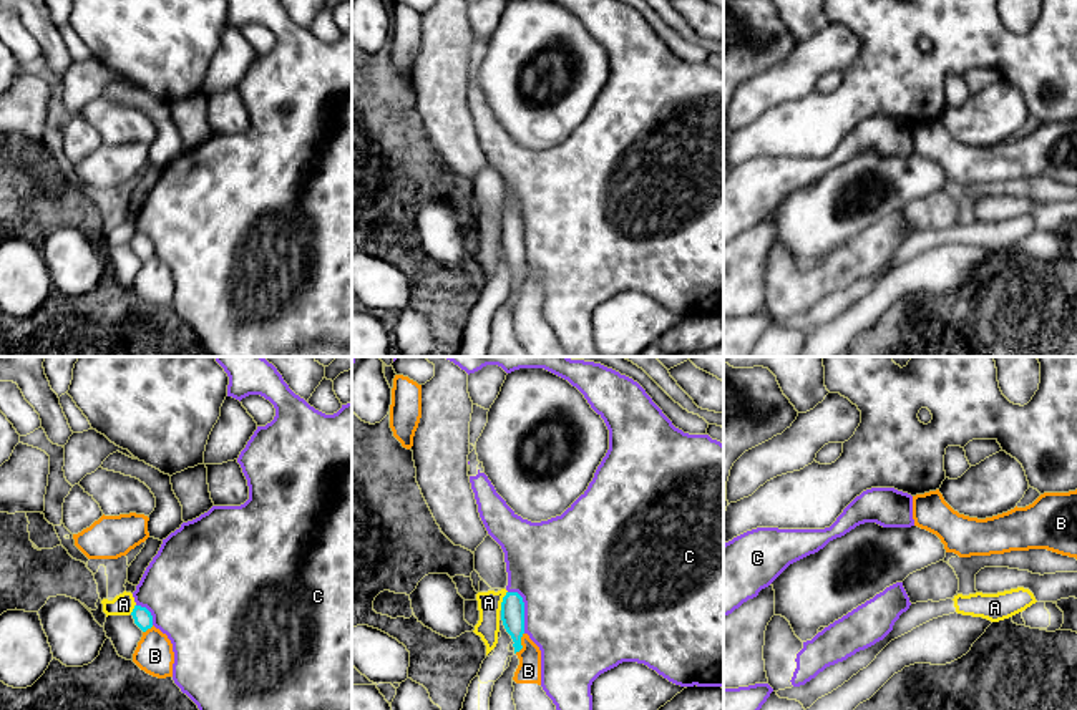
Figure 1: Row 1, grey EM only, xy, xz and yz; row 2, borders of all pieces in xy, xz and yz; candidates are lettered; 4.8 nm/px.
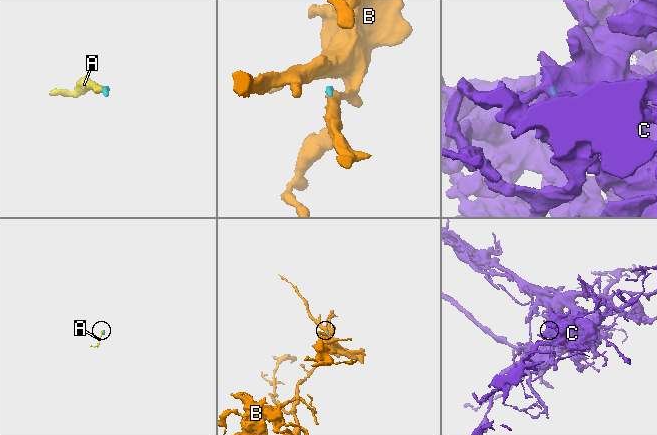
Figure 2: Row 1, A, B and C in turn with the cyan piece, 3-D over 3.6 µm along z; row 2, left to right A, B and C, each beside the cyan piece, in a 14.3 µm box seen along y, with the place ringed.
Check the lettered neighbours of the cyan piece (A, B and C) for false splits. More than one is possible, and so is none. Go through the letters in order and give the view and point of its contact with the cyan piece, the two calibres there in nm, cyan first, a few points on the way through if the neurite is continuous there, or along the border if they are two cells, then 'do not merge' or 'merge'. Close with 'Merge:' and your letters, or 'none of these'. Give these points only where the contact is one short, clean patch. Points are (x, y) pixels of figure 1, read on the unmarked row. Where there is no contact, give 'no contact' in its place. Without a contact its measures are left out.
A: meets cyan in xz at (503, 229); 110 nm thick on the cyan side, 110 nm on the other; border along xz (506, 219), (500, 238); do not merge
B: meets cyan in xz at (520, 272); 110 nm thick on the cyan side, 120 nm on the other; border along xz (523, 261), (521, 276), (515, 281); do not merge
C: meets cyan in xz at (523, 238); 110 nm thick on the cyan side, 500 nm on the other; border along xz (508, 219), (515, 219), (521, 226), (525, 261); do not merge
Merge: none of these

